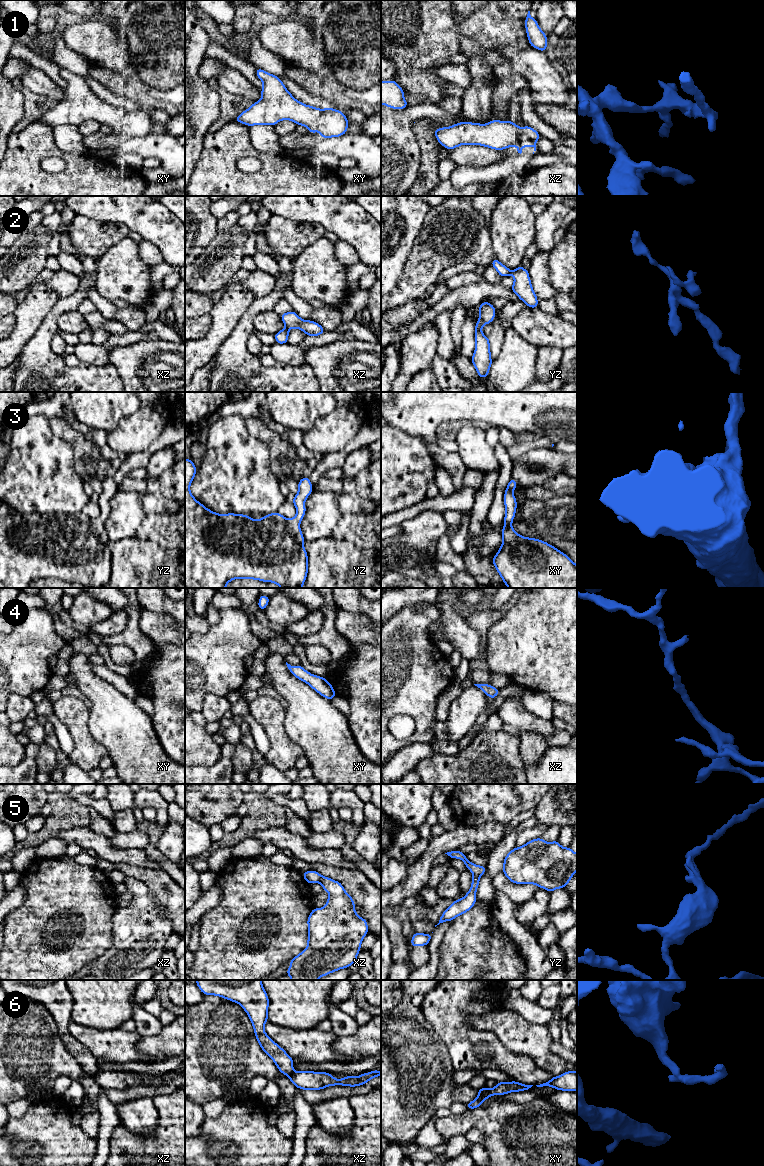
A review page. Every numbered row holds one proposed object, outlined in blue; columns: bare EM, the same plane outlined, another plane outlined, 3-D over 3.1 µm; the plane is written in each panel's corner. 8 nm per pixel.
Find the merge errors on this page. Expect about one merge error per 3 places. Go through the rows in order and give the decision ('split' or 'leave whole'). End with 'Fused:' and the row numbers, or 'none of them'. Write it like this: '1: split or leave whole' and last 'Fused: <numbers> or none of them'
1: leave whole
2: split
3: leave whole
4: leave whole
5: split
6: split
Fused: 2, 5, 6

